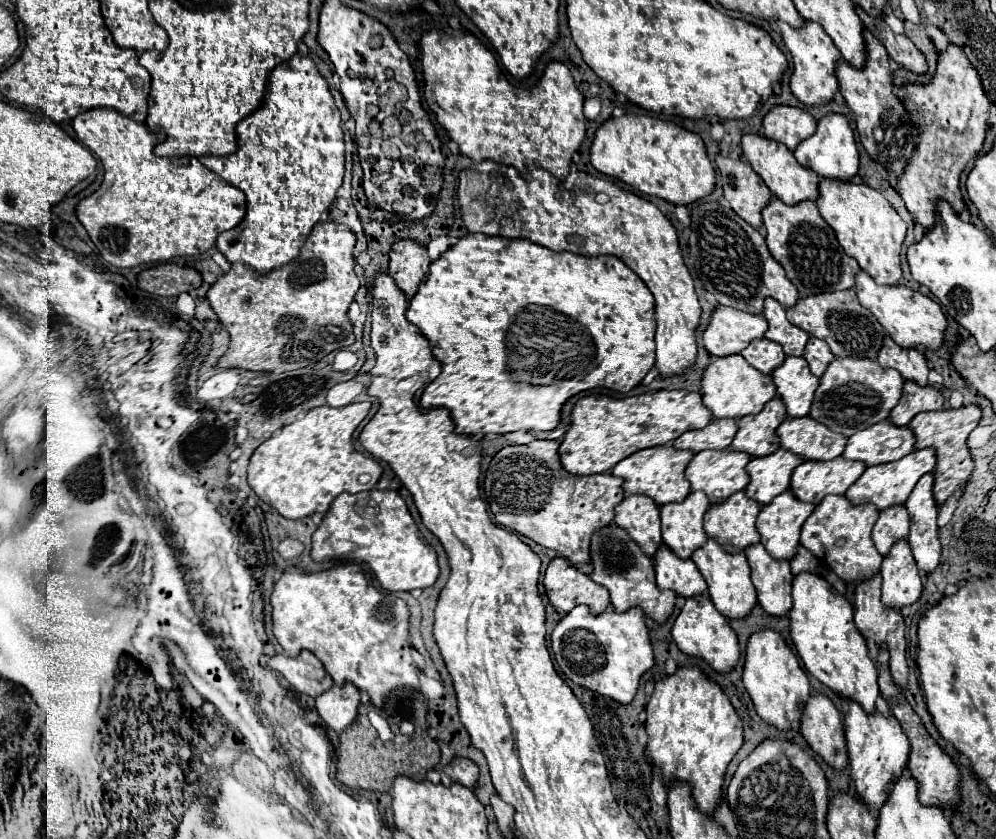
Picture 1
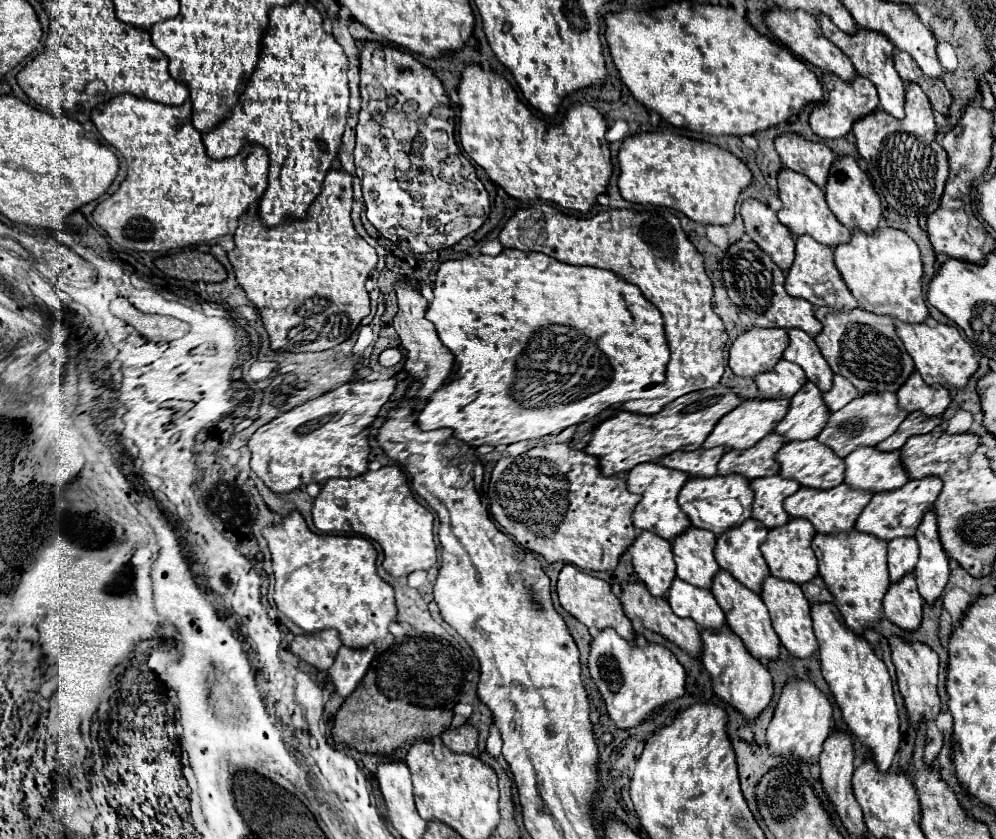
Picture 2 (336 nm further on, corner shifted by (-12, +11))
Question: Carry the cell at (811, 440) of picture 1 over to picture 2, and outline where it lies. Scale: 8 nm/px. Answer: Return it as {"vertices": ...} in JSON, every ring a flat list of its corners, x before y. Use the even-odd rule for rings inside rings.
{"vertices":[[816,438,786,442,776,452,776,460,784,478,792,478,808,488,828,490,844,482,844,458]]}

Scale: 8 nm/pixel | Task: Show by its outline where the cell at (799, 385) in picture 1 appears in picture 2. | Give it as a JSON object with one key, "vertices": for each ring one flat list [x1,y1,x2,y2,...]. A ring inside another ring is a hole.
{"vertices":[[810,380,792,396,790,410,786,412,784,420,776,426,776,432,782,434,786,440,808,440,816,438,824,428,830,412,822,400,820,388]]}

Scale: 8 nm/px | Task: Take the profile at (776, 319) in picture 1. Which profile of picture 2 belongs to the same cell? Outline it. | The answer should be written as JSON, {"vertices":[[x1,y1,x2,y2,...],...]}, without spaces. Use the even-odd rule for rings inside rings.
{"vertices":[[798,328,788,330,788,338,790,338,790,344,784,350,784,358,802,366,808,380,812,380,822,392,830,390,834,374,828,368,828,362,820,356,820,348,816,346,814,338]]}

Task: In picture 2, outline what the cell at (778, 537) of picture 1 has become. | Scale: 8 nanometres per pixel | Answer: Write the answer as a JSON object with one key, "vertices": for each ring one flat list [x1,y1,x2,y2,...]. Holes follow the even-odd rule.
{"vertices":[[790,518,788,524,784,524,784,528,772,528,772,532,768,532,768,538,760,548,768,562,770,574,782,580,792,580,796,584,810,582,818,574,816,556,814,550,810,548,814,534,816,530,812,528,812,524,808,524,808,520,796,520,796,518]]}

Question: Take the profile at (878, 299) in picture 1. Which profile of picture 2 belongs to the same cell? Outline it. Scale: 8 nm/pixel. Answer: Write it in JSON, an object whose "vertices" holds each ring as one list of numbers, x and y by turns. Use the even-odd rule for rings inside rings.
{"vertices":[[894,320,894,324,896,324,896,332,902,338,908,354,914,360,916,370,922,374,926,384,946,384,946,382,950,382,956,388,966,386,968,378,978,368,978,360,974,356,972,346,962,338,962,334,956,326,940,324,940,322,936,322,934,326,928,326,926,322,904,324,902,320]]}

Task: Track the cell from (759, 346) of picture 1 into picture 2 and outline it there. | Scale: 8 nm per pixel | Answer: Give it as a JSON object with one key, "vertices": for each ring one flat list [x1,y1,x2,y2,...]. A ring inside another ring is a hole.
{"vertices":[[782,358,772,372,762,372,754,380,758,384,762,398,774,398,774,396,792,398,806,382,806,376,798,364,792,364]]}

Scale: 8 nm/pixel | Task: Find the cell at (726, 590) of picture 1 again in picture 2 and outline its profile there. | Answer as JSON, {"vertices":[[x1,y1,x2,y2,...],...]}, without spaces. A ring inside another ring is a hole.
{"vertices":[[718,570,718,574,714,576,710,590,726,614,726,624,732,628,732,632,736,632,742,638,748,652,752,652,752,656,756,656,762,662,778,658,780,640,772,628,770,614,766,610,766,604,760,598,760,594,752,592,750,588,744,588,742,584,738,584,738,580,730,572,722,572,722,570]]}

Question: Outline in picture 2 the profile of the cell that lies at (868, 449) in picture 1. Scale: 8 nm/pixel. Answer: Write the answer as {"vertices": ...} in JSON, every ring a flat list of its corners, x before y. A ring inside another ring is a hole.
{"vertices":[[856,448,846,456,846,484,872,492,900,488,908,482,908,472,902,466,900,450,880,452,878,448]]}

